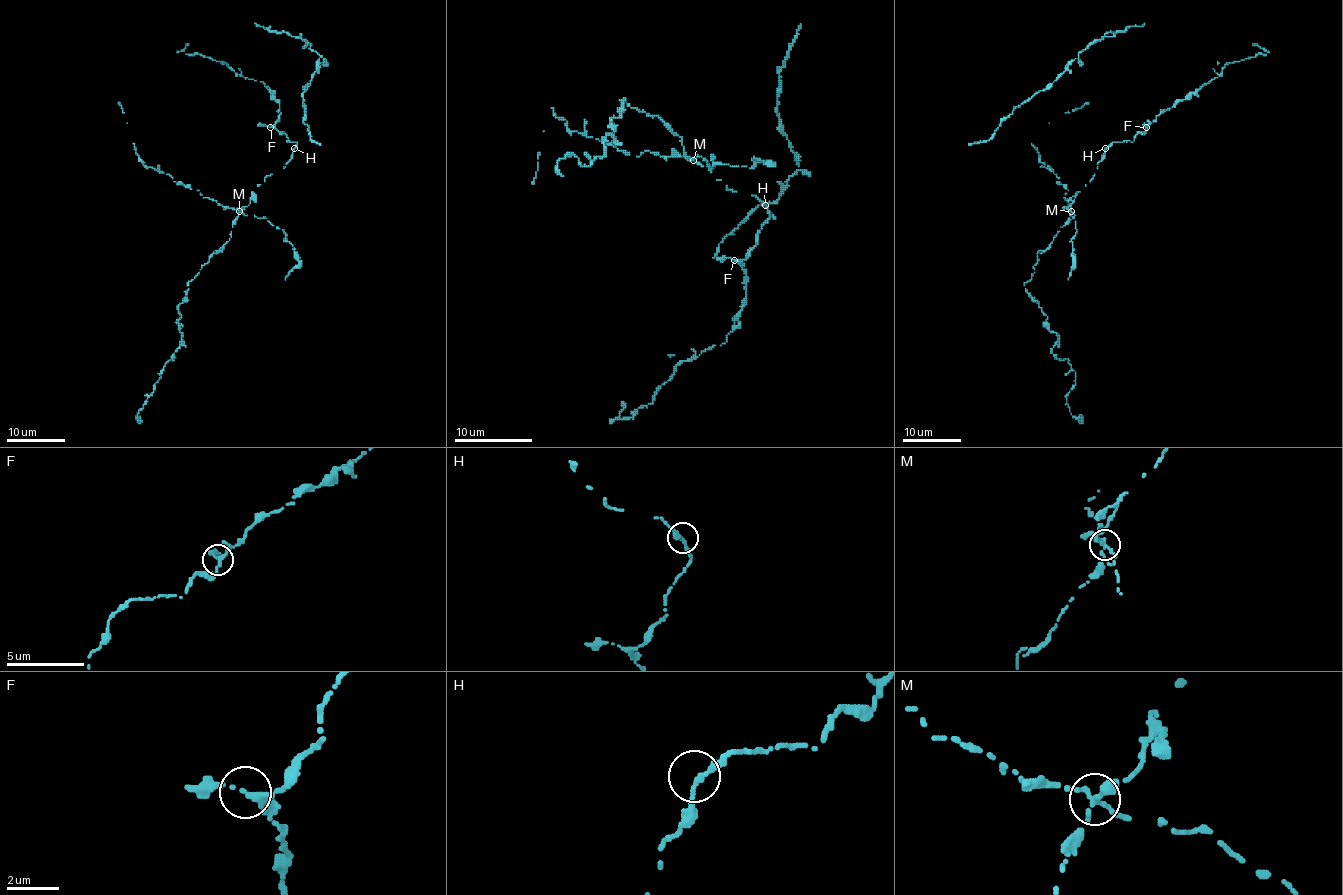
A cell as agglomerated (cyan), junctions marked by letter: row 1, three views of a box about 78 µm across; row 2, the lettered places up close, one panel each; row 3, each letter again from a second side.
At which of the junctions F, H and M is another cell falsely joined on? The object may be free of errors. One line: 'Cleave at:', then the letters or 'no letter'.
Cleave at: no letter

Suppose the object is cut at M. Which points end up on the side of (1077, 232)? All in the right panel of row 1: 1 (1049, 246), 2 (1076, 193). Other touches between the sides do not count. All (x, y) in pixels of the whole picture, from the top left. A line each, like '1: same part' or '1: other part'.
1: other part
2: other part

